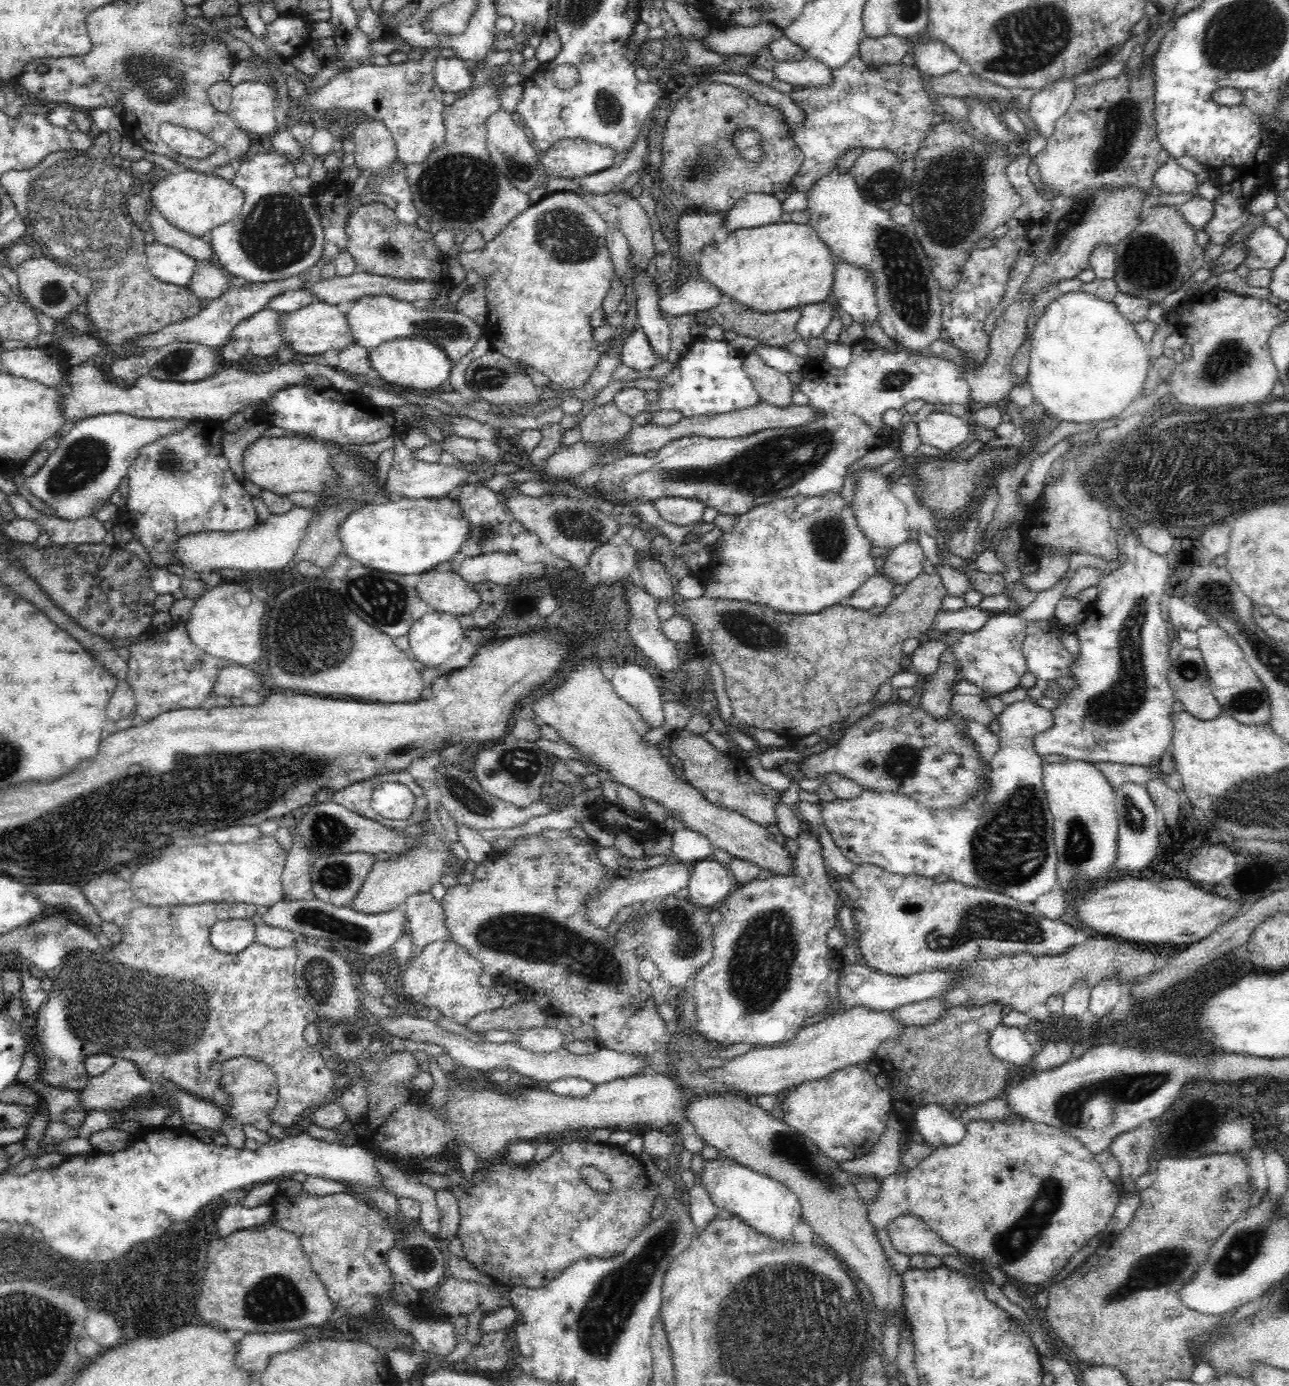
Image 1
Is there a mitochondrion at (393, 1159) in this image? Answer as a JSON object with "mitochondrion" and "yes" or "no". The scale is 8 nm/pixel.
{"mitochondrion":"no"}

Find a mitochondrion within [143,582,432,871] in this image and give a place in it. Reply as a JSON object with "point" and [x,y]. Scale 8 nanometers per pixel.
{"point":[299,666]}

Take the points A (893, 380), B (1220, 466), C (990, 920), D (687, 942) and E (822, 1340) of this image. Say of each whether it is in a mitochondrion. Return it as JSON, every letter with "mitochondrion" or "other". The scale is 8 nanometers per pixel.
{"A":"mitochondrion","B":"mitochondrion","C":"mitochondrion","D":"mitochondrion","E":"mitochondrion"}

